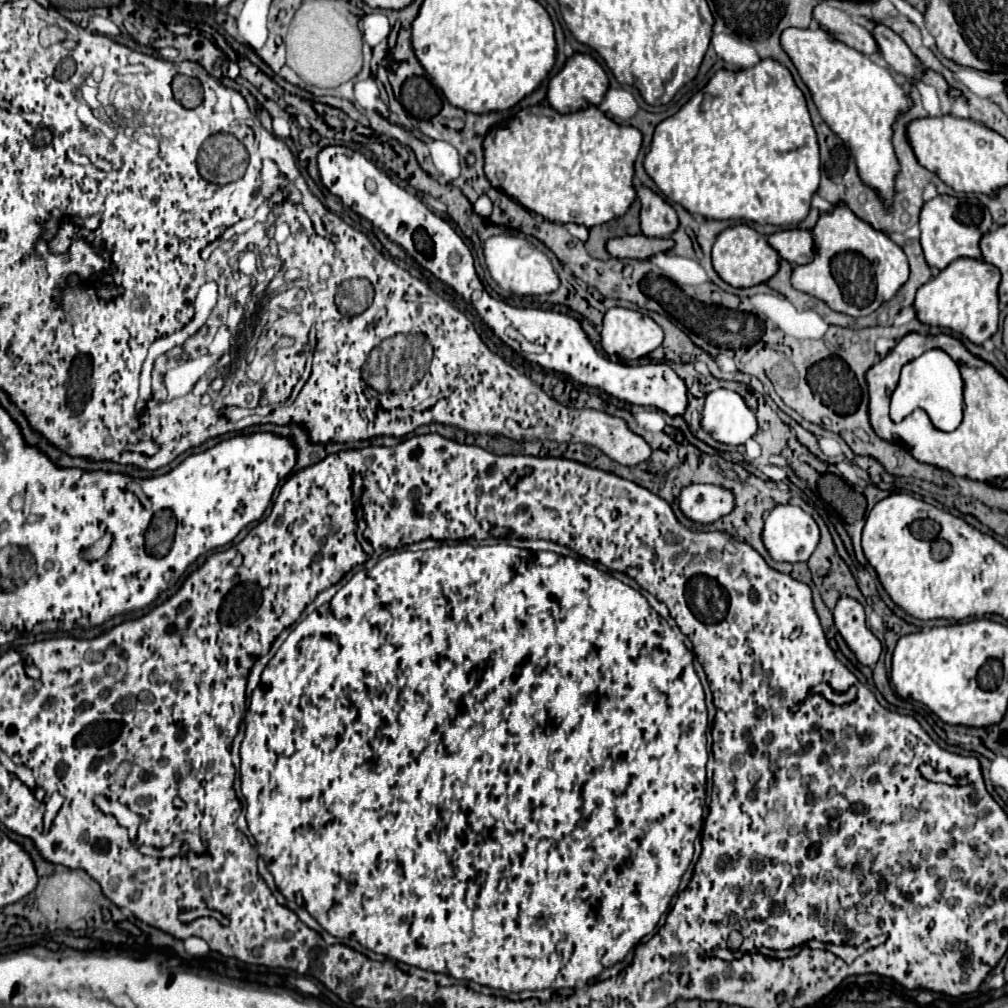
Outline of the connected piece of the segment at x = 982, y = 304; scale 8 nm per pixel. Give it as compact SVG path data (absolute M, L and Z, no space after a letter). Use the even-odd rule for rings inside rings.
M958 258L938 276L918 288L914 308L916 318L928 326L950 328L974 344L982 344L998 330L998 282L1000 270L984 260Z

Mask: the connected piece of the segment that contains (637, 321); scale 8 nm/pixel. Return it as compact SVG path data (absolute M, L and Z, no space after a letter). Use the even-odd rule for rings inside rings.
M610 308L606 314L604 314L604 326L602 326L602 332L600 332L602 340L602 348L606 350L608 356L618 356L620 360L636 360L636 358L642 358L646 354L650 354L652 350L656 350L662 340L664 340L664 334L662 334L662 328L650 318L650 316L644 316L636 310L628 310L628 308Z

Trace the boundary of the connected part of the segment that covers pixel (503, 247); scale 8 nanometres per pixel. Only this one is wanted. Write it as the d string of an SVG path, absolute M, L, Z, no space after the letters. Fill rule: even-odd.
M519 234L490 236L484 242L484 258L486 258L490 276L502 290L510 290L520 296L540 296L540 294L550 294L550 292L558 290L558 286L560 286L560 278L554 272L548 256L525 238L520 238Z

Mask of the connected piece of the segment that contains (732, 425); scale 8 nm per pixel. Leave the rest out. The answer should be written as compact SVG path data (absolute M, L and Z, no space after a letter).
M720 388L706 396L702 428L722 444L740 446L756 434L758 424L738 392Z

